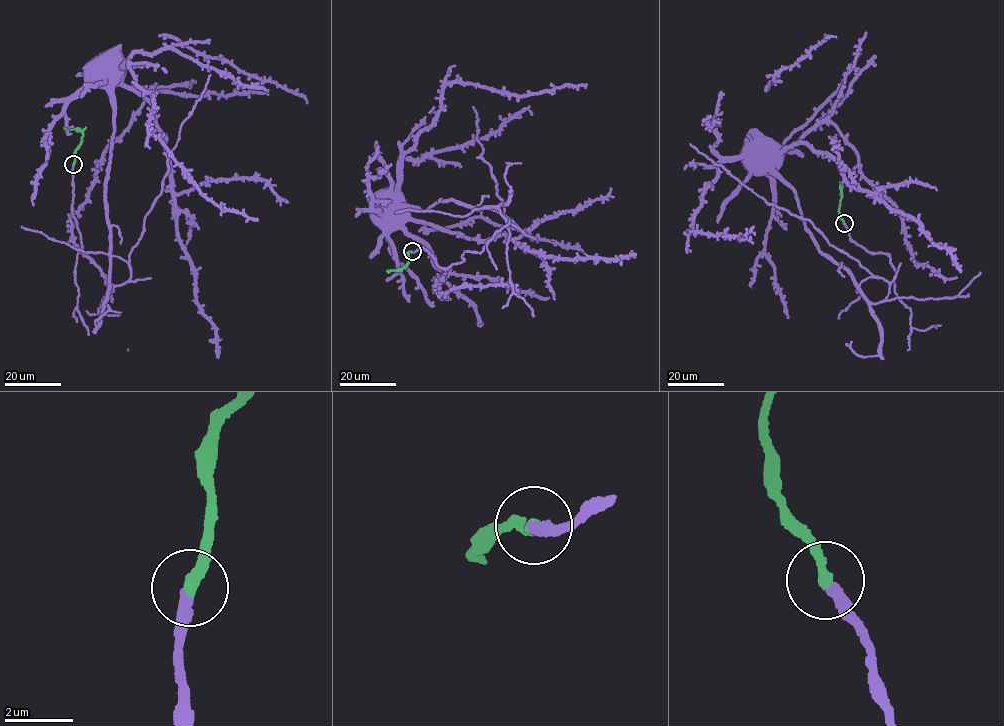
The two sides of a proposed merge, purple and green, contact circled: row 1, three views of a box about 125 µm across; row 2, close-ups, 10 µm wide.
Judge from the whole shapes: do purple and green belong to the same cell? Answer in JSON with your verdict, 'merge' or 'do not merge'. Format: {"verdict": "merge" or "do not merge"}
{"verdict": "merge"}

